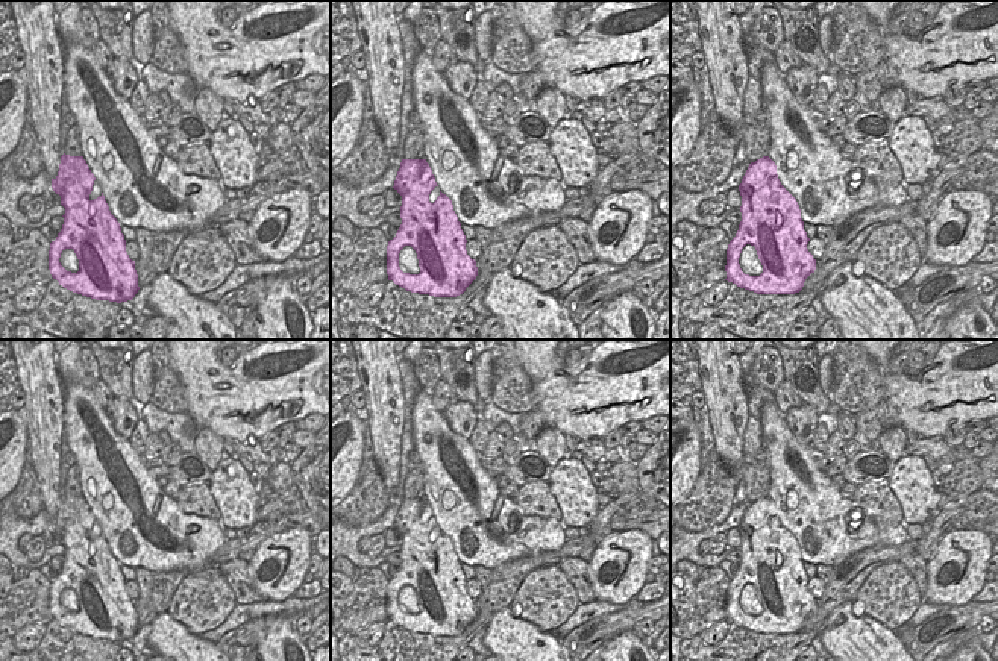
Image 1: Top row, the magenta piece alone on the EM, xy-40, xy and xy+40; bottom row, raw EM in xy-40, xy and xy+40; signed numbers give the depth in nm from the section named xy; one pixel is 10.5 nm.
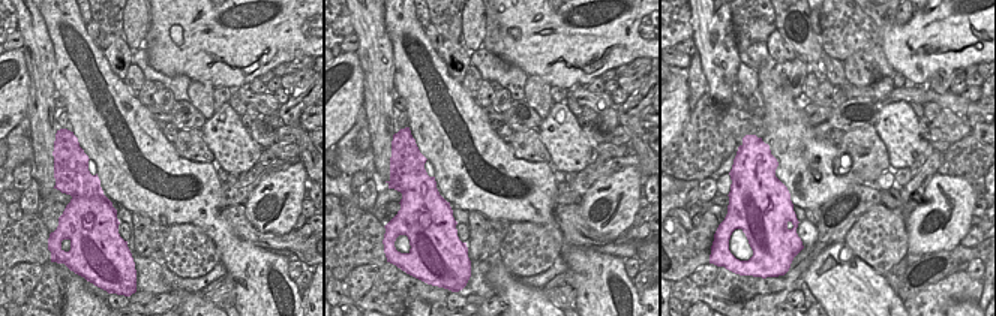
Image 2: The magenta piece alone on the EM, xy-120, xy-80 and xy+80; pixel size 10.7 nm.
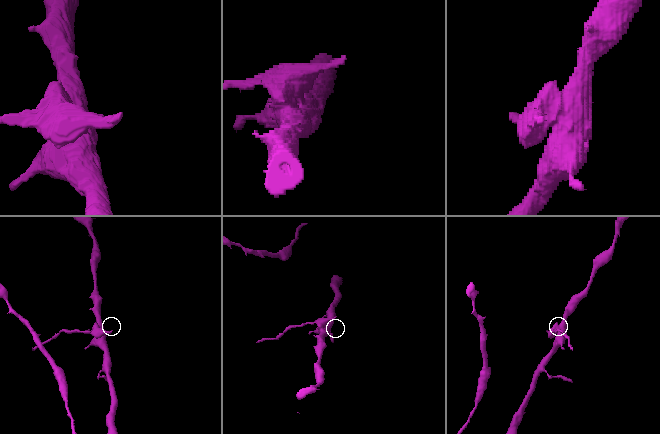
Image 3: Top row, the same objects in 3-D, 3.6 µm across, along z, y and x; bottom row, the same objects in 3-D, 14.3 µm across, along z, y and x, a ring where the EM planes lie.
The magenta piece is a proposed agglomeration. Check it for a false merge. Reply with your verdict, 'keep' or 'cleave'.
keep

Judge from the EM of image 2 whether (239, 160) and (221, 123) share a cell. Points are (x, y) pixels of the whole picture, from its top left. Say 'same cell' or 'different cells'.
same cell

